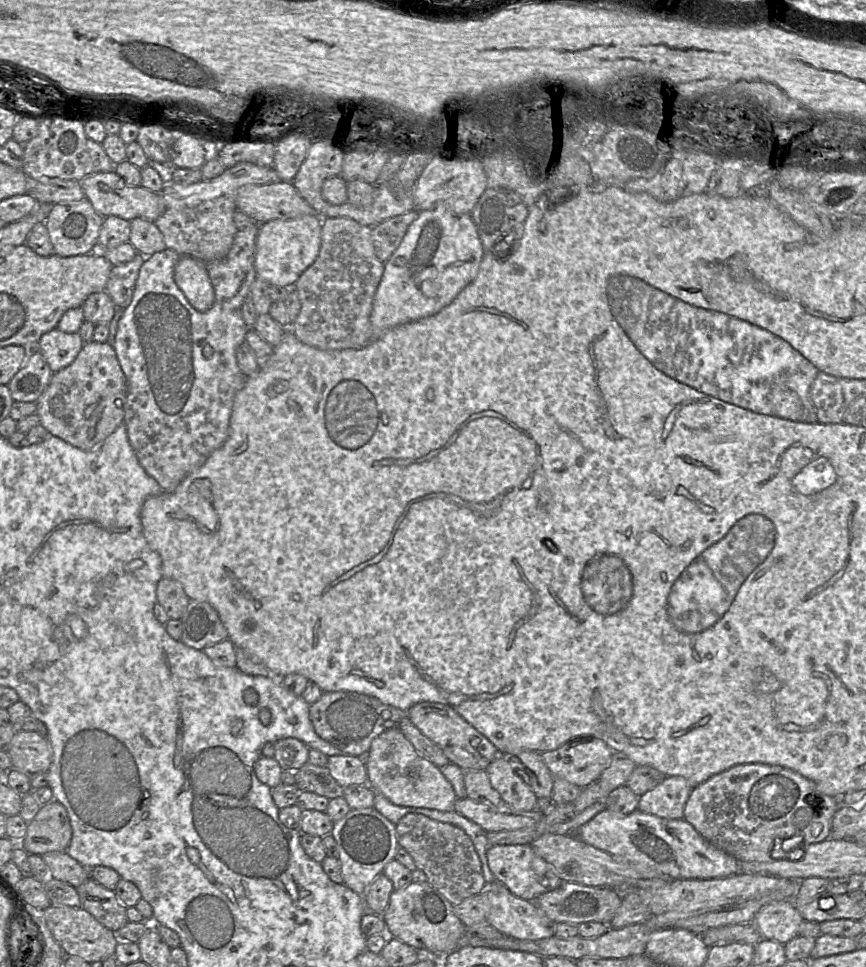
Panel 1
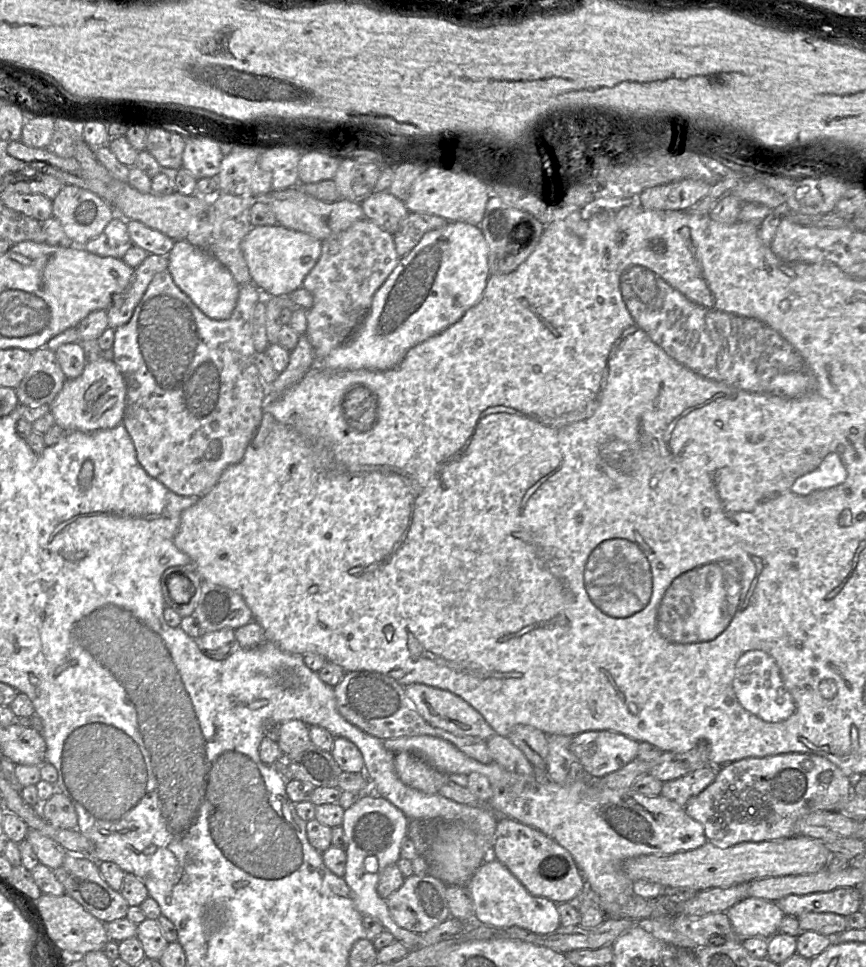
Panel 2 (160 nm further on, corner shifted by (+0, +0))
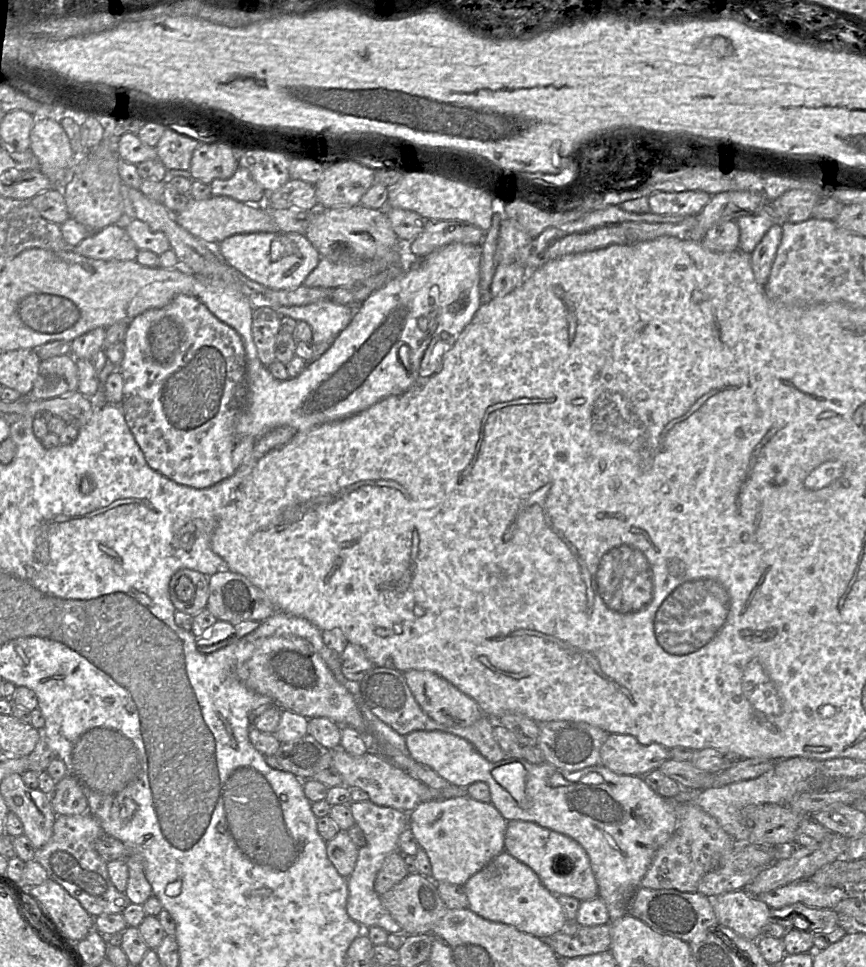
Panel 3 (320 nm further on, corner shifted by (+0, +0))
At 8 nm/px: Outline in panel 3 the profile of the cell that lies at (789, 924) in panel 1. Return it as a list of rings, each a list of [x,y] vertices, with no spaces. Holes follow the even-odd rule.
[[[746,890],[731,891],[721,894],[713,900],[713,909],[718,924],[732,929],[735,933],[748,940],[757,940],[761,937],[763,927],[769,923],[771,908],[758,897],[749,894]]]

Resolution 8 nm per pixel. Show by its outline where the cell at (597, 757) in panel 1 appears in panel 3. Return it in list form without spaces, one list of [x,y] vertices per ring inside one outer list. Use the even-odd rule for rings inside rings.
[[[610,734],[600,749],[600,765],[620,775],[644,777],[669,758],[664,746],[641,744],[634,736]]]

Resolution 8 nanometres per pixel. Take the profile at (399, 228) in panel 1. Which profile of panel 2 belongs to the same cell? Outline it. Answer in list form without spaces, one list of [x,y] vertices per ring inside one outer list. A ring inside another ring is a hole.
[[[410,212],[393,234],[396,251],[400,258],[408,254],[420,242],[424,234],[441,228],[447,223],[446,219],[436,215]]]

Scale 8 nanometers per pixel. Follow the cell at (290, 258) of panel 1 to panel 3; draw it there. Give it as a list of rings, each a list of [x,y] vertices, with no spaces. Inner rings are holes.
[[[254,232],[232,235],[213,247],[232,268],[252,281],[274,290],[303,285],[321,255],[305,235],[287,232]]]

